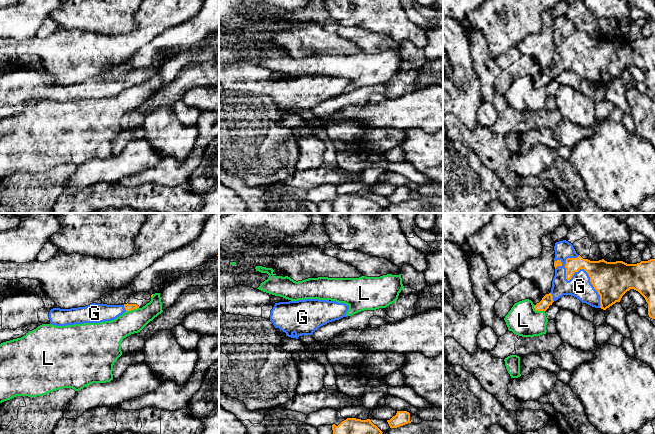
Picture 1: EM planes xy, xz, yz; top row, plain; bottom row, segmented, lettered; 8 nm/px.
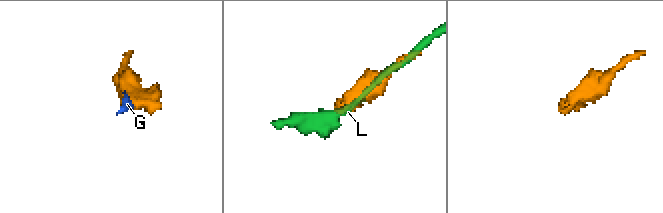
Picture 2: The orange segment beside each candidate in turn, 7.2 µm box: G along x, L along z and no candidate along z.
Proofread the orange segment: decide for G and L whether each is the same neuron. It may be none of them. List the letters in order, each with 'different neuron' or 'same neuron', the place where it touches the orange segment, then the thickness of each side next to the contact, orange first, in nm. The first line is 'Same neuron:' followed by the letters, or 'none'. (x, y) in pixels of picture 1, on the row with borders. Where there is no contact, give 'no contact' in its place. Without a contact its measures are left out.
Same neuron: G
G: same neuron; contact yz (583, 268); calibres 300 and 190 nm
L: different neuron; contact yz (538, 310); calibres 90 and 260 nm

